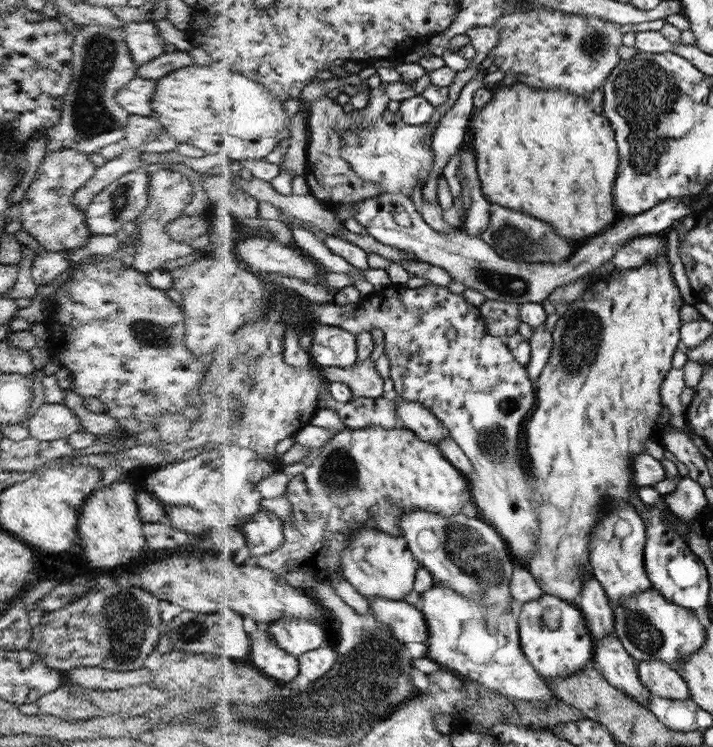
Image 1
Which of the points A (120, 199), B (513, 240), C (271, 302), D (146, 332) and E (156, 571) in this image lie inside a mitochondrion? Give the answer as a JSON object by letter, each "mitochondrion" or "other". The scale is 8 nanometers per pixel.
{"A":"mitochondrion","B":"mitochondrion","C":"other","D":"mitochondrion","E":"other"}

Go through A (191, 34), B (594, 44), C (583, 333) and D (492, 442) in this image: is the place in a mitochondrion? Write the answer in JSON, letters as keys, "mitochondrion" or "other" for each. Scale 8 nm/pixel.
{"A":"other","B":"mitochondrion","C":"mitochondrion","D":"mitochondrion"}

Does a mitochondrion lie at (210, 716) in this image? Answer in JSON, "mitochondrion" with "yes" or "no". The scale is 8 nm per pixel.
{"mitochondrion":"yes"}

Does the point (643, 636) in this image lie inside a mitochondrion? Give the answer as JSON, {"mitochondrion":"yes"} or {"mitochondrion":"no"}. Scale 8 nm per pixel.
{"mitochondrion":"yes"}

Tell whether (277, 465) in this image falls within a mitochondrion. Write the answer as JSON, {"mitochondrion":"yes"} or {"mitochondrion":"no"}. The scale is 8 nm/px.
{"mitochondrion":"no"}

